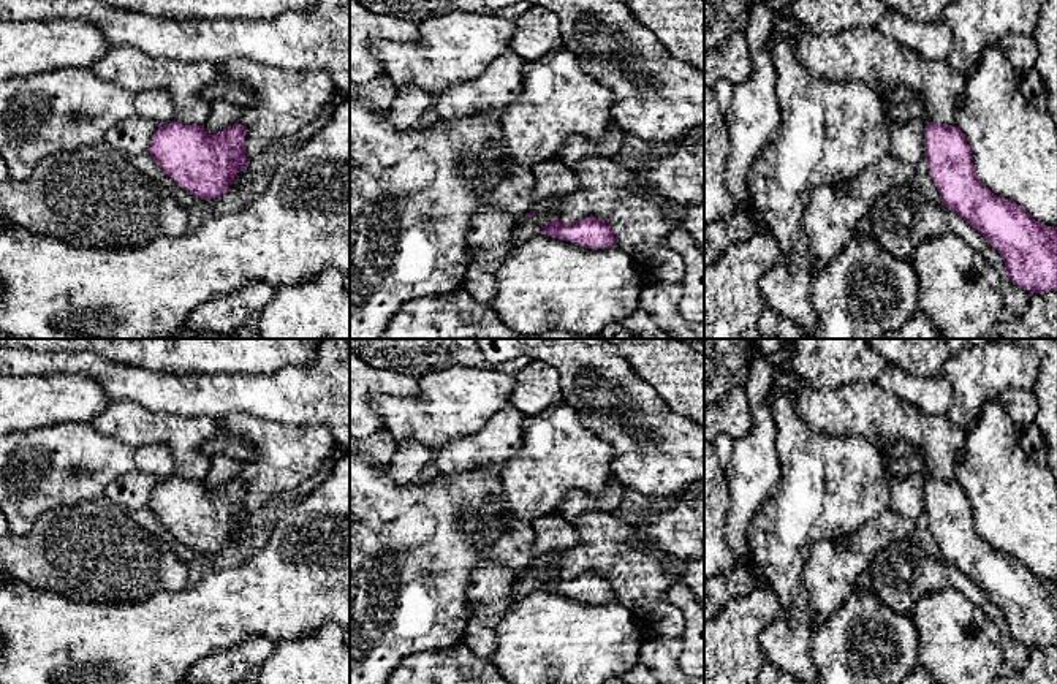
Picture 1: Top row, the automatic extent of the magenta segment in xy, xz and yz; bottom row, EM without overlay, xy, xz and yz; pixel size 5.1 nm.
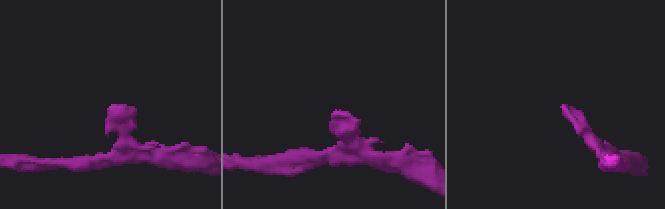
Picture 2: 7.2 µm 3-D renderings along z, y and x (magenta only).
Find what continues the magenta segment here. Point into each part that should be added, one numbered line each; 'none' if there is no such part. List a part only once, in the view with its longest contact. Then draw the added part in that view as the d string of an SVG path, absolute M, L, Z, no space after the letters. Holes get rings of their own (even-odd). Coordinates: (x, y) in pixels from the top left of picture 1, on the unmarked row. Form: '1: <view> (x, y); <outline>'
none

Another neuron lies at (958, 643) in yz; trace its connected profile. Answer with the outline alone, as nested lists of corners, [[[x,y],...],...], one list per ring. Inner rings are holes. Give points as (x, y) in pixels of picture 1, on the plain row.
[[[954,587],[924,594],[910,618],[916,629],[918,663],[935,684],[992,684],[1006,673],[1003,629]]]

